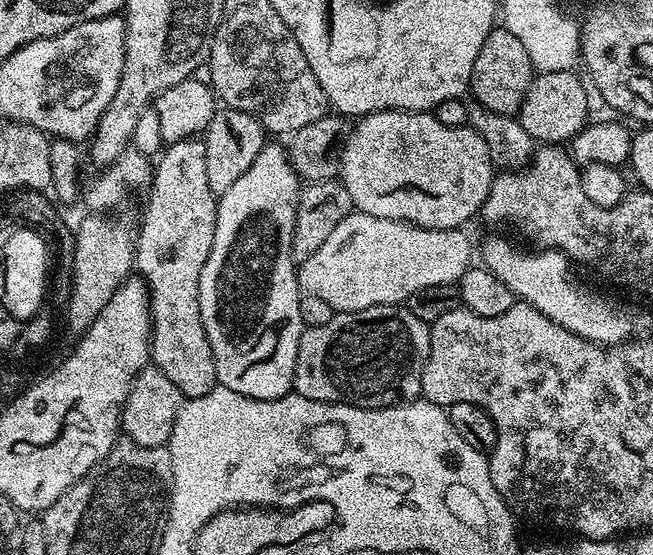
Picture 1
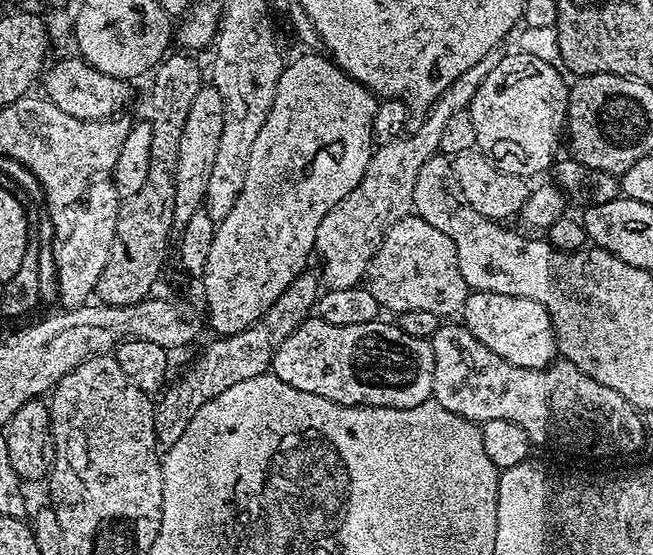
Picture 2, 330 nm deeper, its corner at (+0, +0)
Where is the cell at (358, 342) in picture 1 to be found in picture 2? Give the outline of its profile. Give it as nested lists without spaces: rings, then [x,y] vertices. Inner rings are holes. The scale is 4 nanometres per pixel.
[[[309,318],[272,357],[271,375],[294,390],[318,394],[347,408],[409,408],[432,399],[434,350],[428,340],[410,337],[383,319],[362,326],[334,326]]]

